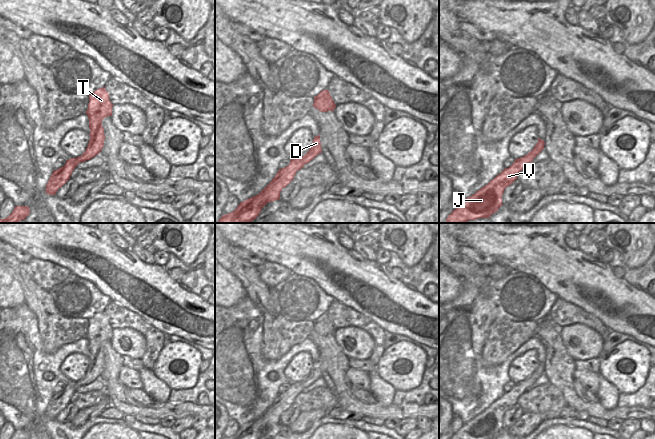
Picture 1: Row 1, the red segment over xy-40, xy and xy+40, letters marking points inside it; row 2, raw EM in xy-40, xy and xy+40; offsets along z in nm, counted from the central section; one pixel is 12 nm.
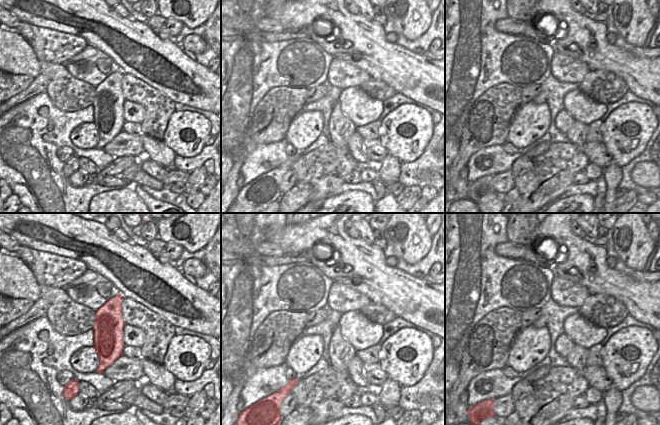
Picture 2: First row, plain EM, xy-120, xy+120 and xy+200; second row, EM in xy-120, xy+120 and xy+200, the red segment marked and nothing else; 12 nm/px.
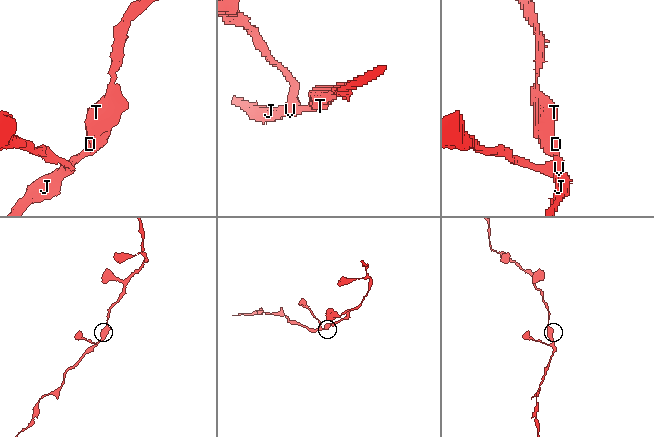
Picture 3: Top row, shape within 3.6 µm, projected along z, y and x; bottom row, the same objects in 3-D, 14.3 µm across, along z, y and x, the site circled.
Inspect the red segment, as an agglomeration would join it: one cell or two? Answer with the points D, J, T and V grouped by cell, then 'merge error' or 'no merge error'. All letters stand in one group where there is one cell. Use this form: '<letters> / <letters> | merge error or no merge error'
D J T V | no merge error

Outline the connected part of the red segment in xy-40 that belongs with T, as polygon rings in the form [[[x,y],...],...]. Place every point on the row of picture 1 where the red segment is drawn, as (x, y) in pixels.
[[[105,87],[99,88],[89,95],[89,104],[86,114],[89,118],[90,139],[85,152],[77,157],[66,161],[65,165],[54,170],[46,185],[46,193],[55,195],[69,179],[76,166],[99,154],[104,146],[104,128],[102,120],[112,116],[113,104],[110,102],[109,94]]]

